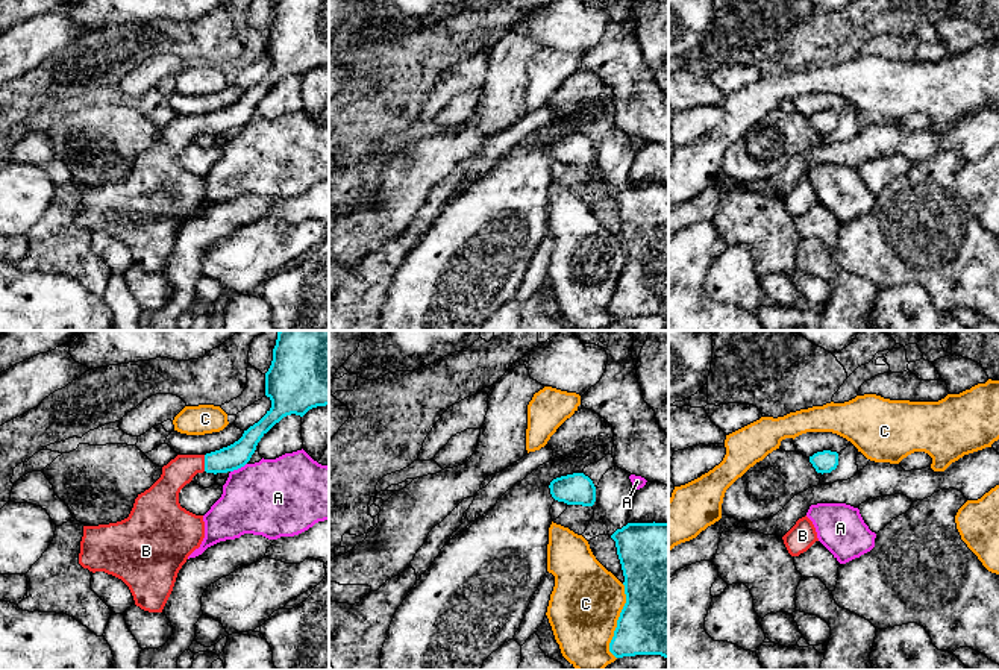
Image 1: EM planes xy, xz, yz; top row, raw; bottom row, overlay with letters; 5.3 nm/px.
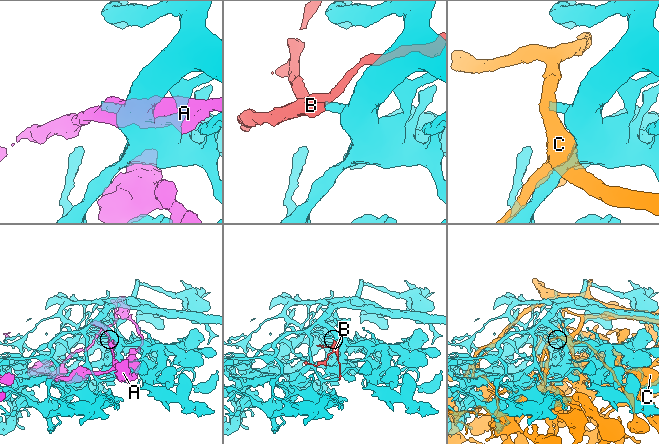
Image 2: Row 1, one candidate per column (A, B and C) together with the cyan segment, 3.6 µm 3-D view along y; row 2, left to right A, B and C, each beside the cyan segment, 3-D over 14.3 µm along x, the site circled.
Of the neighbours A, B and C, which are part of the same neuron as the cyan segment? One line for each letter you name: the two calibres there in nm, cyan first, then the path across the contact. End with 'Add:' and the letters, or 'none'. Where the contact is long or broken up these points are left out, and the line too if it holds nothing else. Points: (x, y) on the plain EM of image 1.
B: Thickness 140 nm (cyan) against 150 nm
Add: B

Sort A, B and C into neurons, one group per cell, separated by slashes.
A / B / C

